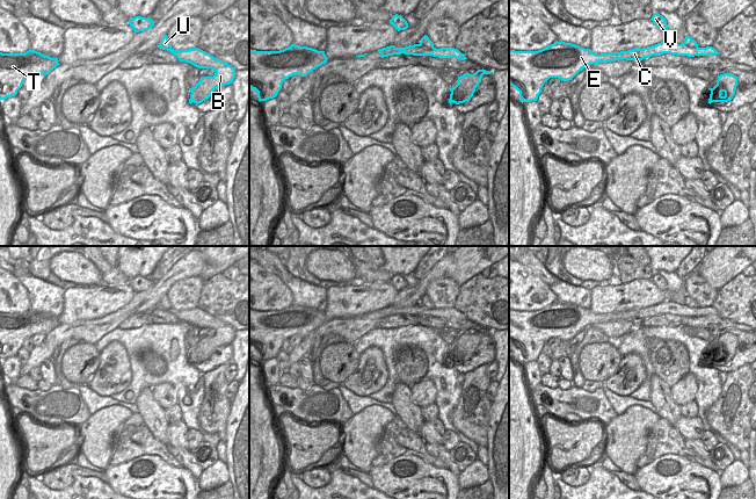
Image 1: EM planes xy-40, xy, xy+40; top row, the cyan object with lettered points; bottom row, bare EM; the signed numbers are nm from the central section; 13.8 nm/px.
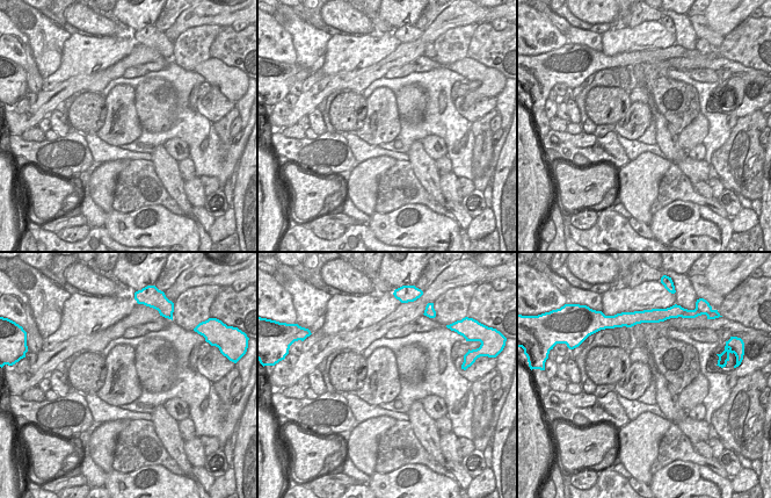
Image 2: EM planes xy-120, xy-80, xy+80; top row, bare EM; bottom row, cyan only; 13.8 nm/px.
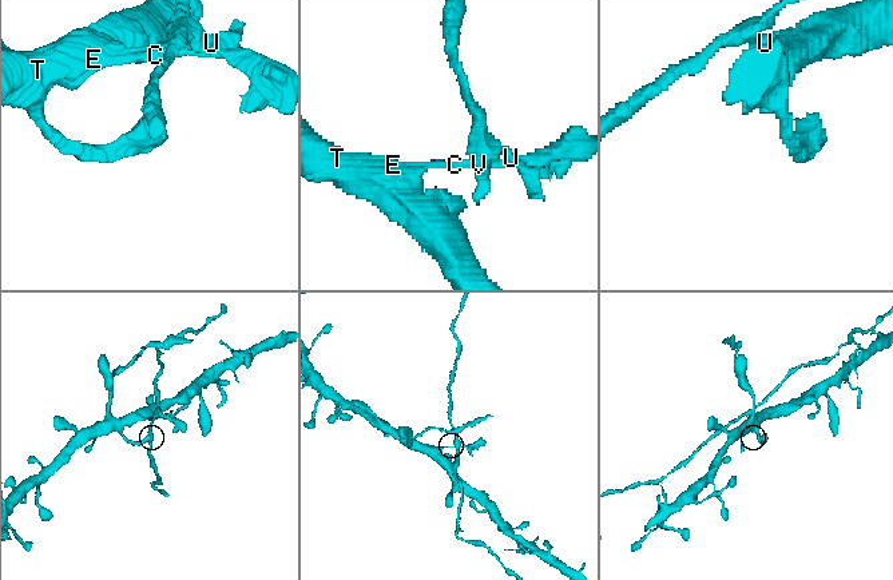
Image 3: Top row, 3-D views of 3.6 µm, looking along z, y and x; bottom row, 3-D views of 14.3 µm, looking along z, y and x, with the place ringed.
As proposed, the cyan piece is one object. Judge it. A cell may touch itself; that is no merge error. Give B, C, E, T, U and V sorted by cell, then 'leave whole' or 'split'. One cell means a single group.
B C E T / U V | split

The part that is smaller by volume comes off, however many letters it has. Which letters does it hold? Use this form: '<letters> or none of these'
U, V.

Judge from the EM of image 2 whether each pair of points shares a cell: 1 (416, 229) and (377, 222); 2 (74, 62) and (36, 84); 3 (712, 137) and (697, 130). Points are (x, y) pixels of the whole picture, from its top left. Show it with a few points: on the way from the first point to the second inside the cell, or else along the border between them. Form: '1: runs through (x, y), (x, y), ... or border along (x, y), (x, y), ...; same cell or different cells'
1: runs through (407, 228), (390, 228), (386, 224); same cell
2: border along (43, 81), (41, 89); different cells
3: border along (699, 112), (707, 121), (707, 135), (703, 142); different cells

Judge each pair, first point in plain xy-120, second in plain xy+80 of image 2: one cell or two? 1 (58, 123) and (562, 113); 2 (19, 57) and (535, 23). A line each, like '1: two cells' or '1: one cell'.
1: two cells
2: one cell

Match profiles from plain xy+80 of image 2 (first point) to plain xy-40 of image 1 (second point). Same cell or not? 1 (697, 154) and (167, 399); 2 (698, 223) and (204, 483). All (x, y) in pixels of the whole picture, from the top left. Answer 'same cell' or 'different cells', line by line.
1: different cells
2: different cells

